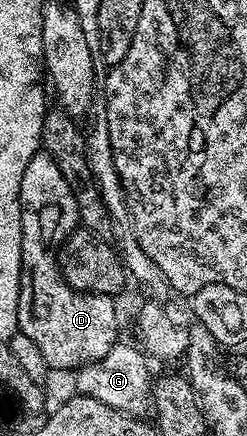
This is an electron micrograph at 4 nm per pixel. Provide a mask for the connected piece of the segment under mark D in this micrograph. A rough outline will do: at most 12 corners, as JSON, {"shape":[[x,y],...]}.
{"shape":[[41,149],[20,186],[19,334],[53,372],[118,342],[116,302],[75,291],[58,252],[74,193]]}

